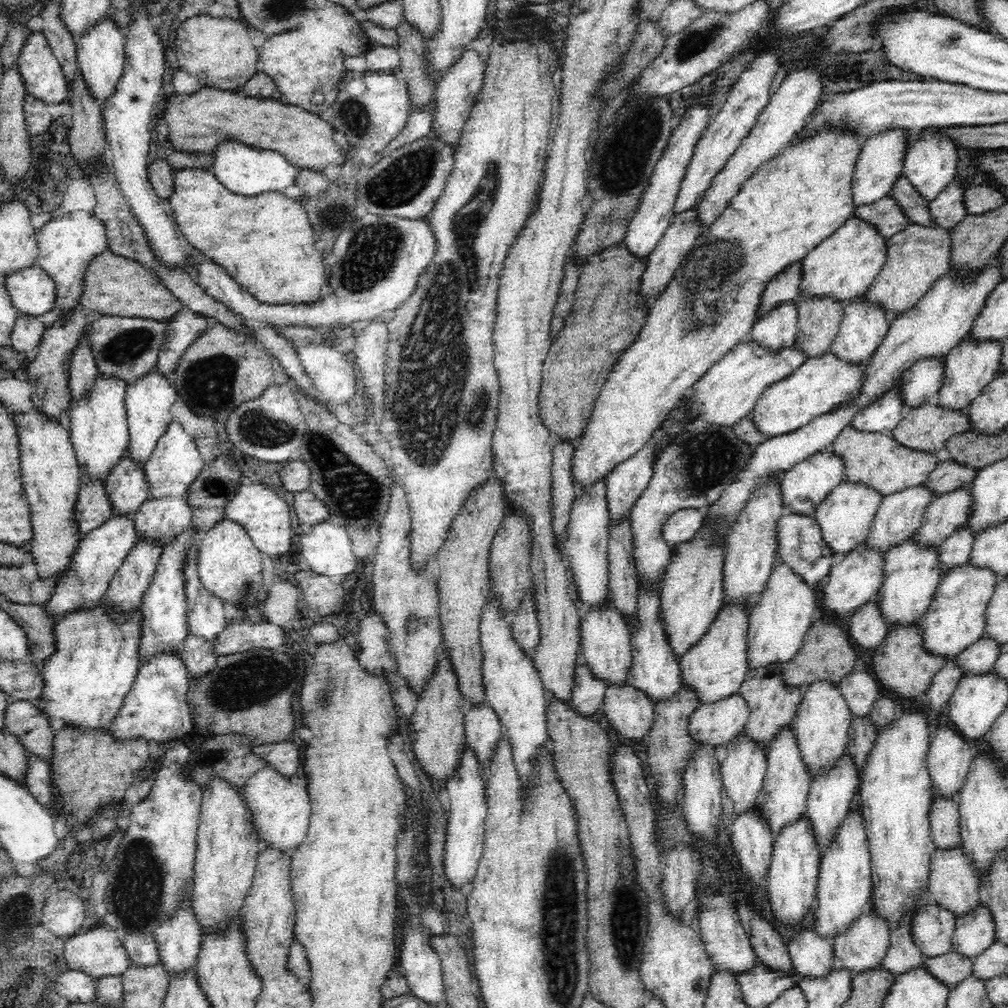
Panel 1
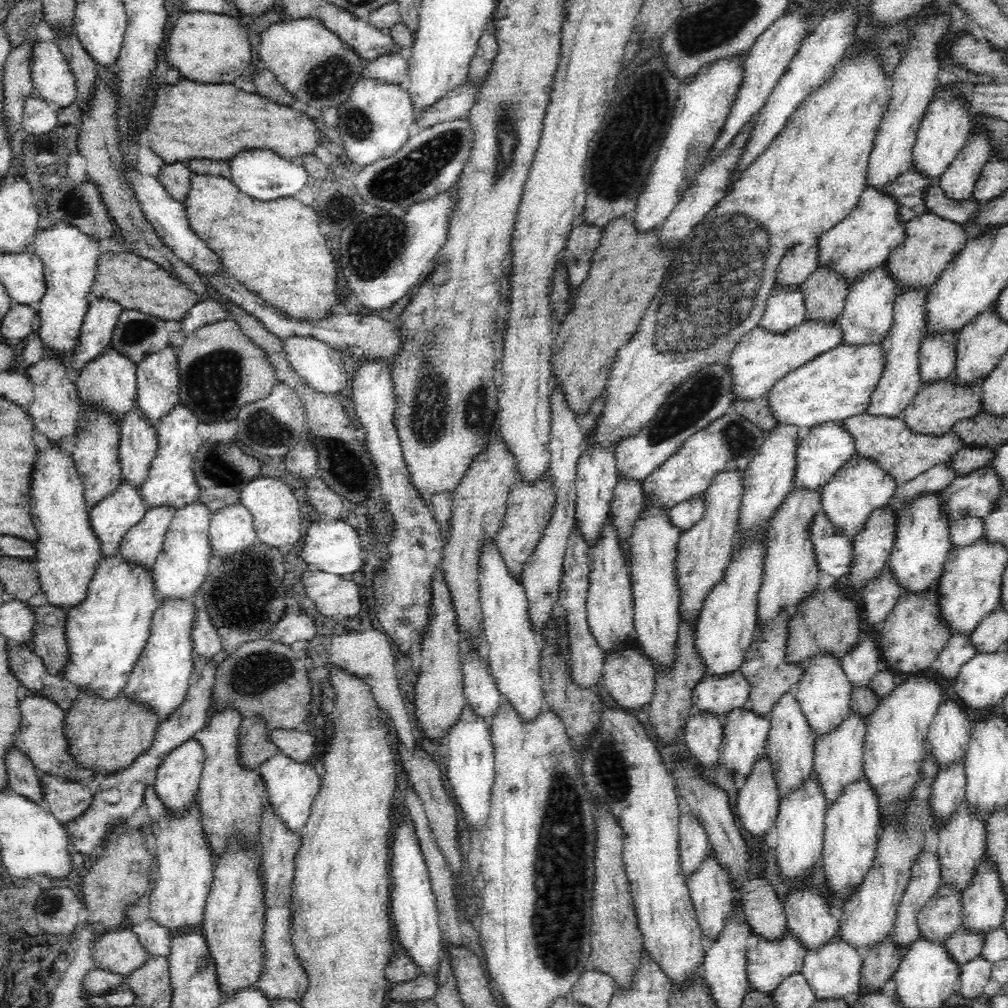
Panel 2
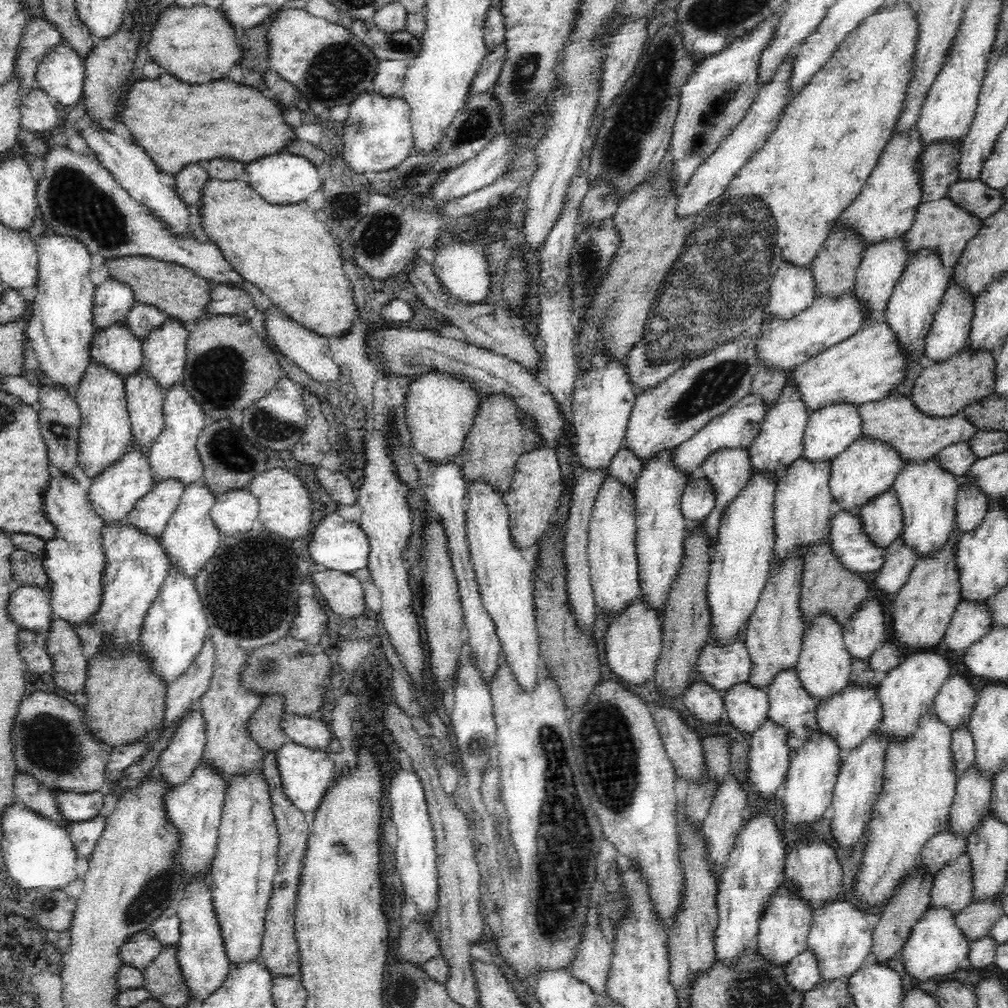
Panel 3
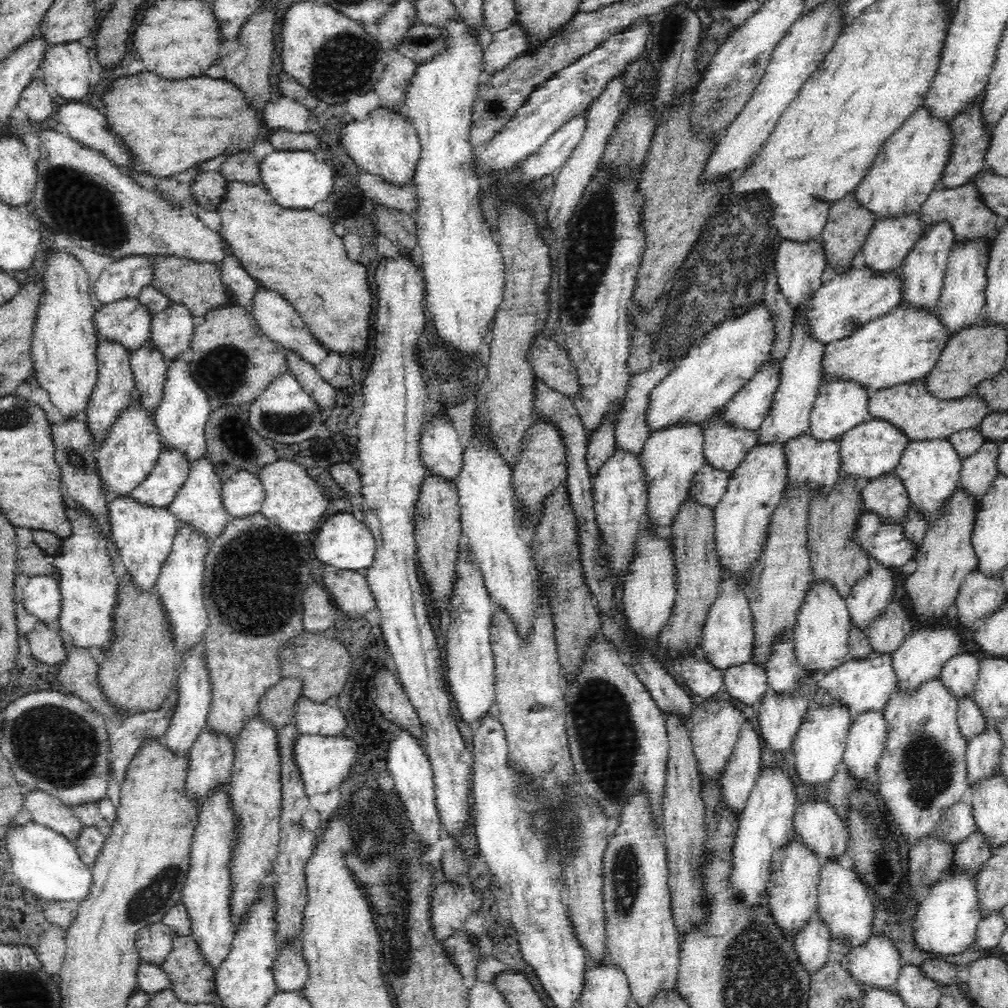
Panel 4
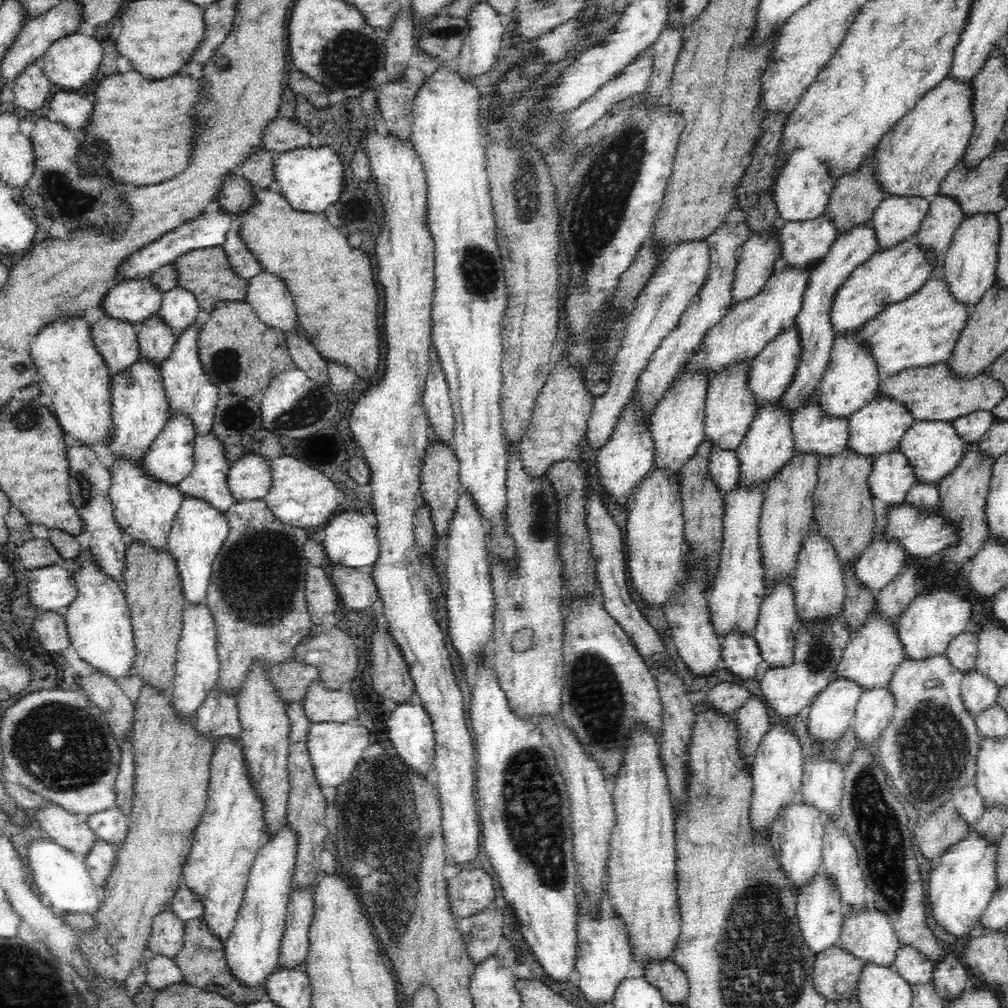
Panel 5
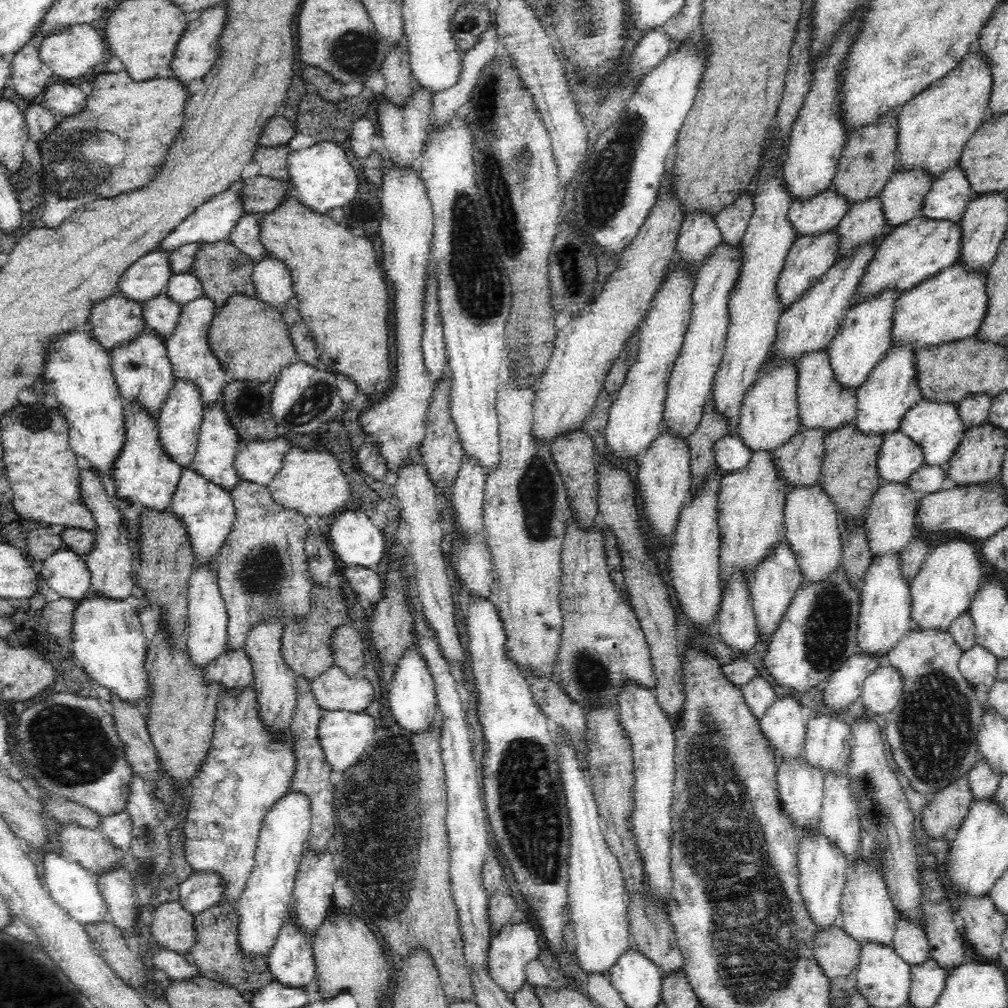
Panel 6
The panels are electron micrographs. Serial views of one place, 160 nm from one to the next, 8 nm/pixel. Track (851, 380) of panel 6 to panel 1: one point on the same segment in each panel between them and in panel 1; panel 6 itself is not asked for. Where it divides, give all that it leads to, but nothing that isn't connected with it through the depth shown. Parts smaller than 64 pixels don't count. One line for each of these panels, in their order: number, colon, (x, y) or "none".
1: (808, 481)
2: (823, 448)
3: (830, 429)
4: (841, 403)
5: (851, 378)

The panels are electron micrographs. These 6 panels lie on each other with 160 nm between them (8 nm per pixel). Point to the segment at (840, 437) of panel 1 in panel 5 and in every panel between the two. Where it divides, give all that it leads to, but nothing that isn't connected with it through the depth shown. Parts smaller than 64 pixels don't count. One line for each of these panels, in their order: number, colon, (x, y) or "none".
2: (903, 452)
3: (895, 418)
4: (911, 405)
5: (936, 391)

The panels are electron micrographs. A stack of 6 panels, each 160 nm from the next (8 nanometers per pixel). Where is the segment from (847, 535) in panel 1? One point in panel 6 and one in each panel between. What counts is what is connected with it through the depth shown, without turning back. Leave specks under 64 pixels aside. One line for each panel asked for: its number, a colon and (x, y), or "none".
2: (861, 485)
3: (867, 466)
4: (873, 447)
5: (879, 425)
6: (893, 385)

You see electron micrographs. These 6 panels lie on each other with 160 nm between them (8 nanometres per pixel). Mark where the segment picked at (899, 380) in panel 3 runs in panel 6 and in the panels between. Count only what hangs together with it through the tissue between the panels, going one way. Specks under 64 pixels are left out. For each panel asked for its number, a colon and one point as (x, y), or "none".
4: (905, 344)
5: (924, 328)
6: (950, 305)

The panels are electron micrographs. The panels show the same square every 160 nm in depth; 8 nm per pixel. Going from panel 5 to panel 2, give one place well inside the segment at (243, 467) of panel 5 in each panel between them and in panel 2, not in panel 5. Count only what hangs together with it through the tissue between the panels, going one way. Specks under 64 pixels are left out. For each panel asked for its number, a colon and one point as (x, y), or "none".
2: (231, 528)
3: (235, 510)
4: (243, 493)

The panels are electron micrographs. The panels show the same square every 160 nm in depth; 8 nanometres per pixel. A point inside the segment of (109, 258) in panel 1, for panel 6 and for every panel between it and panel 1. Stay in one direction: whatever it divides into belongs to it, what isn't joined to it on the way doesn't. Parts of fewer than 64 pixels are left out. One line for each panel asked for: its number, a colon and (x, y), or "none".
2: (138, 283)
3: (176, 290)
4: (198, 284)
5: (208, 273)
6: (223, 269)

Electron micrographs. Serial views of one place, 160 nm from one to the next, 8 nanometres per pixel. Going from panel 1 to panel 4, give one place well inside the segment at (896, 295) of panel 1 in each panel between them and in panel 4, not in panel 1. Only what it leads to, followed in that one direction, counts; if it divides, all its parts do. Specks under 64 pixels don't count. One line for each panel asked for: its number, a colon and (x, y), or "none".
2: (933, 241)
3: (942, 223)
4: (964, 206)

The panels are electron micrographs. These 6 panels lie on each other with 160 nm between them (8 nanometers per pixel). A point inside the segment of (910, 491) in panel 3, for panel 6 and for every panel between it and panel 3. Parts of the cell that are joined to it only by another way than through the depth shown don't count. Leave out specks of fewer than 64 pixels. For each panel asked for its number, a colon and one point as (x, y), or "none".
4: (930, 468)
5: (934, 447)
6: (935, 424)

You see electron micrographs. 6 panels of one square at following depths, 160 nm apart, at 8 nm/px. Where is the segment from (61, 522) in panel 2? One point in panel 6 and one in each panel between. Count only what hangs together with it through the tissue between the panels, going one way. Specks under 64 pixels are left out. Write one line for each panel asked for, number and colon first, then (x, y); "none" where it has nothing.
3: (75, 559)
4: (89, 585)
5: (99, 621)
6: (108, 641)

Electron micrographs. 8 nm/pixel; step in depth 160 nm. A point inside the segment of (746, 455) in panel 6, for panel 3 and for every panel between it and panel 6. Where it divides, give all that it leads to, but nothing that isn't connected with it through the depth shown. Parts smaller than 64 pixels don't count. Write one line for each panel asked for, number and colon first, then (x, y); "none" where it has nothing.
3: (699, 498)
4: (709, 484)
5: (724, 465)

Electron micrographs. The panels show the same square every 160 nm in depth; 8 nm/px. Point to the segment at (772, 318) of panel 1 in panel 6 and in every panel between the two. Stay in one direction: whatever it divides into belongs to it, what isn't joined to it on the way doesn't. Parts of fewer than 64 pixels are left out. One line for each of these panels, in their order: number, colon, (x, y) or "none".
2: (786, 307)
3: (793, 287)
4: (800, 264)
5: (804, 242)
6: (811, 215)

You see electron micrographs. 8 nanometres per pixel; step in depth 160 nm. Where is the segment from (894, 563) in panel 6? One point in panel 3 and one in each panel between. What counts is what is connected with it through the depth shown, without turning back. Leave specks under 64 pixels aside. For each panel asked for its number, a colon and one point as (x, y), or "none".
3: (849, 714)
4: (867, 682)
5: (874, 649)

